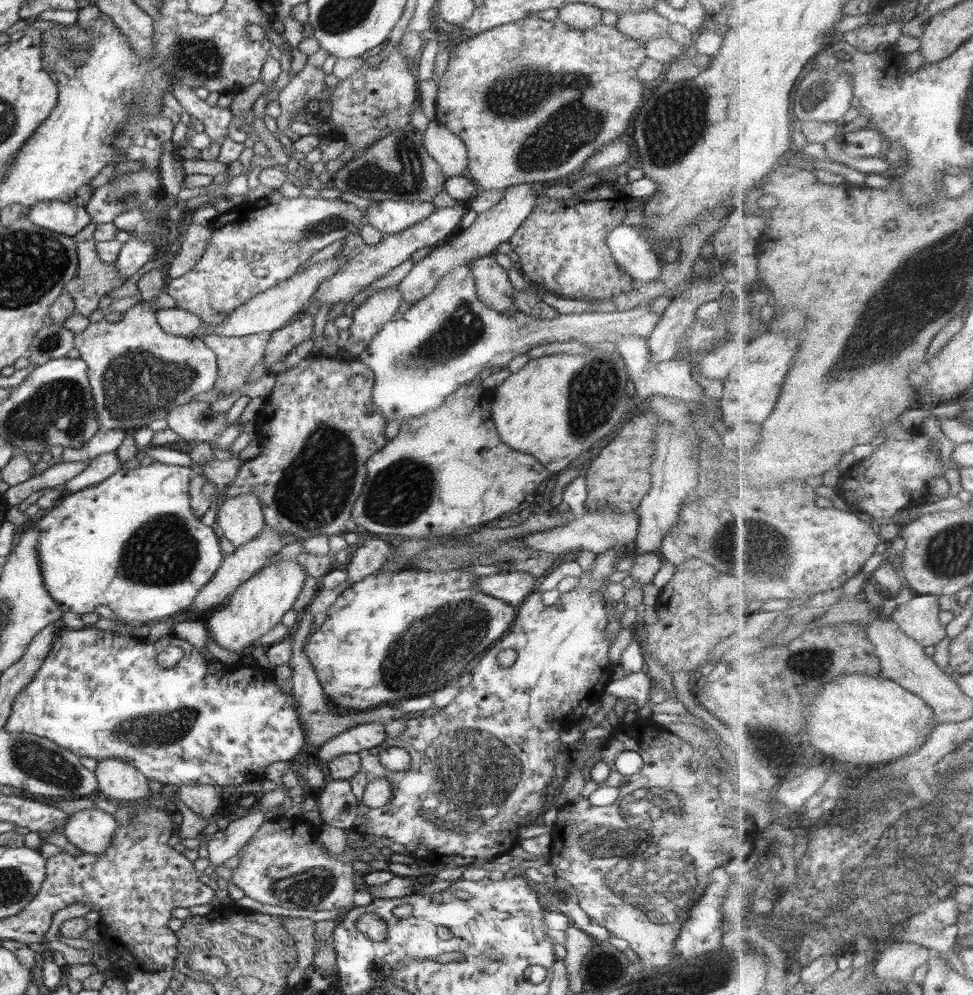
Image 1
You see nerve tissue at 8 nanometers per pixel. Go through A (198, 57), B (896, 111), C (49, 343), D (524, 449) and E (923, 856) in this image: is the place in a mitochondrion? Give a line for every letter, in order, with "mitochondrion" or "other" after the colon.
A: mitochondrion
B: other
C: mitochondrion
D: other
E: mitochondrion

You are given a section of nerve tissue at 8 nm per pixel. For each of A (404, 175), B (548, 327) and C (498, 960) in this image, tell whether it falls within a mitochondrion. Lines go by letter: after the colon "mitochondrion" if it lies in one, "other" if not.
A: mitochondrion
B: other
C: mitochondrion

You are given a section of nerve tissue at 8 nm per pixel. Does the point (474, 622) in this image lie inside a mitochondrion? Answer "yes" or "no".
yes

